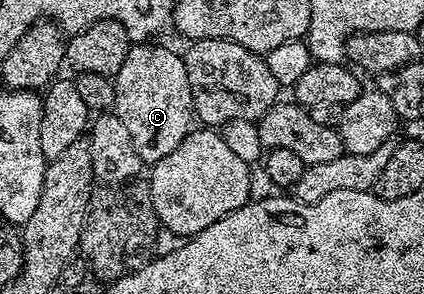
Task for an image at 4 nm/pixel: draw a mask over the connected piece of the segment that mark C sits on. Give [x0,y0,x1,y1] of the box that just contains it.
[113,42,193,166]

